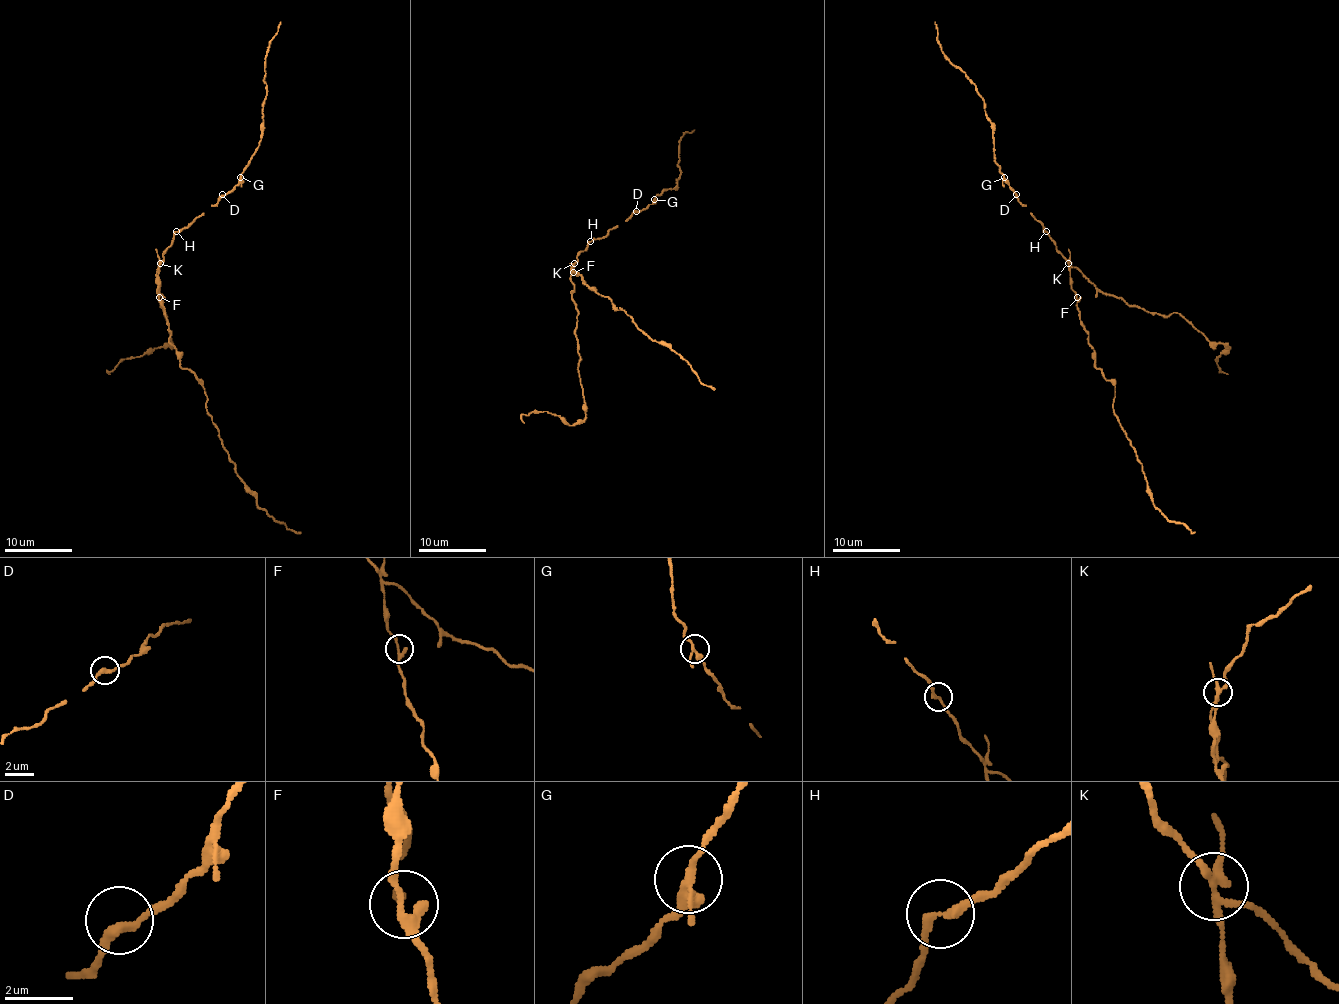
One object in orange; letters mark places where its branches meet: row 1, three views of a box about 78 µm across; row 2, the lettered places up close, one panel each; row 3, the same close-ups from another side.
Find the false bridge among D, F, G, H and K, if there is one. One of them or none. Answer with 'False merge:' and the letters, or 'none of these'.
False merge: K

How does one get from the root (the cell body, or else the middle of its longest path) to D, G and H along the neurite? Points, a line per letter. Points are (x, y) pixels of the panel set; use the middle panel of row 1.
D: (571, 267), (590, 242), (602, 238), (636, 211)
G: (571, 267), (590, 242), (602, 238), (654, 199)
H: (571, 267), (590, 242)

